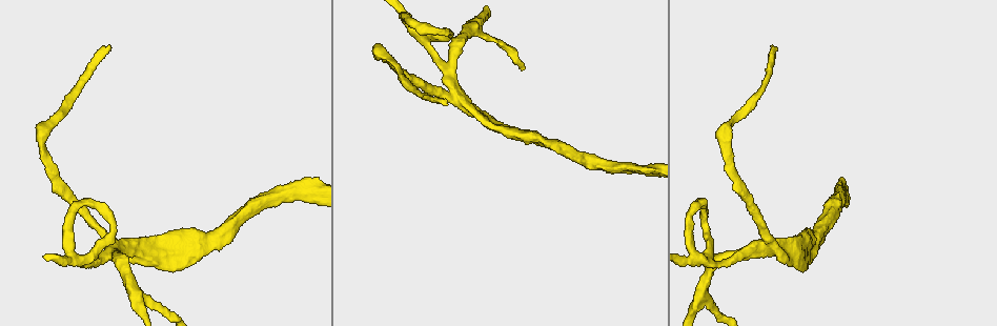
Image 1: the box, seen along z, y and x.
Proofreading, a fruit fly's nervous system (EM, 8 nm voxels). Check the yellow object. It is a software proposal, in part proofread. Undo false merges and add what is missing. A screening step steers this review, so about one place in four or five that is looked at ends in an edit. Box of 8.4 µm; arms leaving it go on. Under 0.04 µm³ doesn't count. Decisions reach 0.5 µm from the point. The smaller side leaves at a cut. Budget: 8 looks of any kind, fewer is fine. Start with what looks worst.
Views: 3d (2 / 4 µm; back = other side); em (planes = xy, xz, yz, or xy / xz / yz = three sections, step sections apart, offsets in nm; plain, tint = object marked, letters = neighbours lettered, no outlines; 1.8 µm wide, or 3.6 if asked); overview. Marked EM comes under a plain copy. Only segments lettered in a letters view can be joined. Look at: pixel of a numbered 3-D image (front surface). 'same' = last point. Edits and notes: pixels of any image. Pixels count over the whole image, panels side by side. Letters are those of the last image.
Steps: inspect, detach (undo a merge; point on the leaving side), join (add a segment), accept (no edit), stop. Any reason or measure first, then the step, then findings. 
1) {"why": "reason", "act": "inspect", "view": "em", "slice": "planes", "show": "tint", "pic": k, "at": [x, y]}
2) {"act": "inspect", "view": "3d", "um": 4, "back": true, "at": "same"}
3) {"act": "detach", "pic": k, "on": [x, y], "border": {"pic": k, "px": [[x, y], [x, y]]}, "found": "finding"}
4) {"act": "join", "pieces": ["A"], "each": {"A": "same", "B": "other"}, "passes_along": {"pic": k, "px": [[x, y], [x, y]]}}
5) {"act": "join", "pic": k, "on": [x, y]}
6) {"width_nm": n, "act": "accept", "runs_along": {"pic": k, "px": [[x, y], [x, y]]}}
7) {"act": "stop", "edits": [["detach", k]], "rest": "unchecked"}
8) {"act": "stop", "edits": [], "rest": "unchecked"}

{"act": "inspect", "view": "em", "slice": "yz", "step": 8, "show": "tint", "pic": 1, "at": [183, 241]}

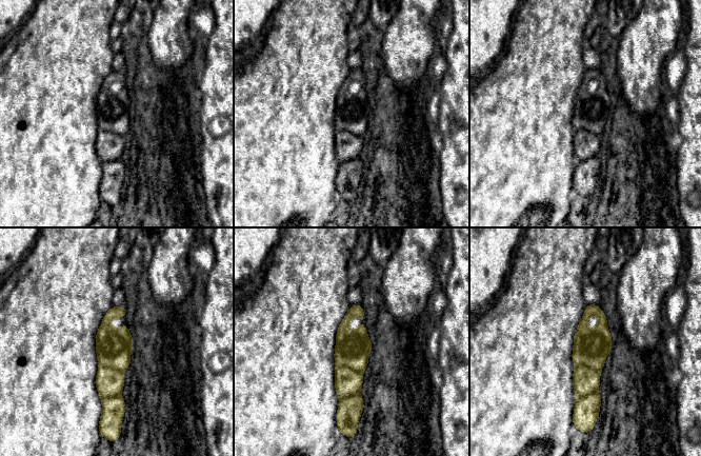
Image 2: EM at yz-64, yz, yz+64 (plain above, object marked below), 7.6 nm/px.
{"why": "another direction", "act": "inspect", "view": "em", "slice": "planes", "show": "tint", "at": "same"}

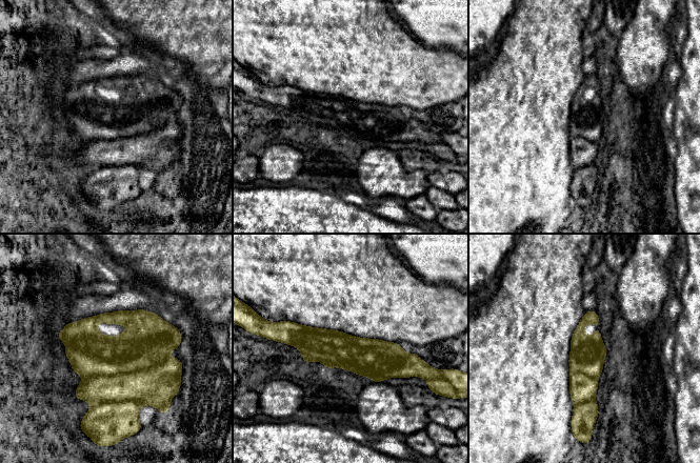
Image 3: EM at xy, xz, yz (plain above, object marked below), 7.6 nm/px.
{"act": "inspect", "view": "em", "slice": "planes", "show": "letters", "at": "same"}

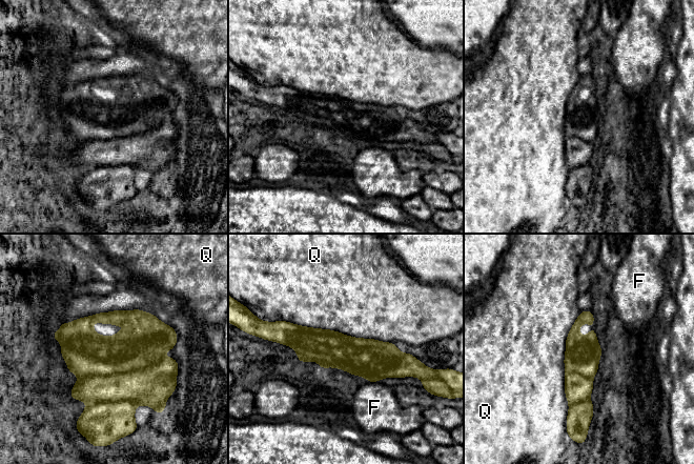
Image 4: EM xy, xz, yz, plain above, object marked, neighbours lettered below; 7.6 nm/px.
{"longest_contact_nm": ["Q", 900], "act": "accept", "each": {"F": "other", "Q": "other"}, "border": {"pic": 4, "px": [[280, 320], [393, 343]]}, "found": "continuous, no second cell"}

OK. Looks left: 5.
{"why": "three-way junction", "act": "inspect", "view": "em", "slice": "xz", "step": 8, "show": "letters", "pic": 1, "at": [773, 245]}

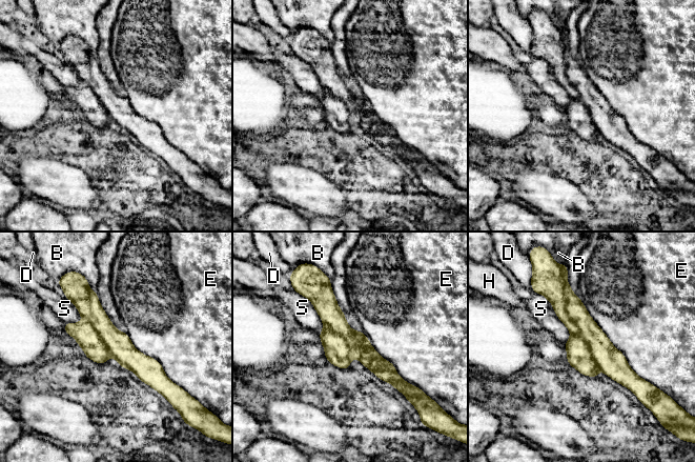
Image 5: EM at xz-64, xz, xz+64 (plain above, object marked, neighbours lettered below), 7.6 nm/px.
{"width_nm": 280, "act": "accept", "each": {"B": "other", "D": "other", "E": "other", "H": "other", "S": "other"}, "runs_along": {"pic": 5, "px": [[77, 300], [162, 389]]}, "found": "all the same cell"}

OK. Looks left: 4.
{"why": "free end", "act": "inspect", "view": "em", "slice": "xz", "step": 4, "show": "letters", "pic": 1, "at": [107, 45]}

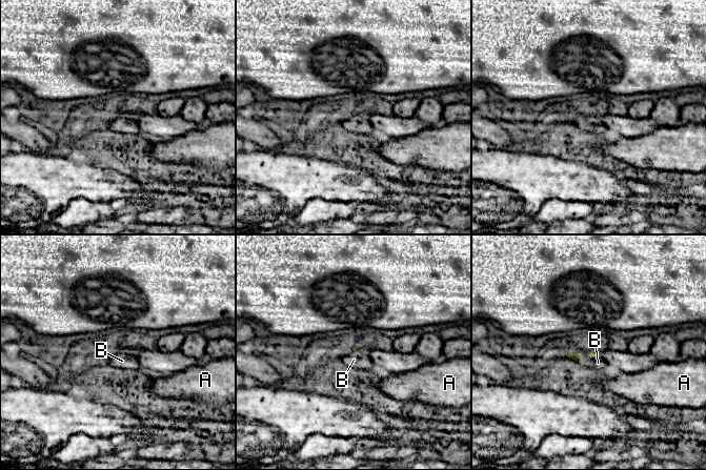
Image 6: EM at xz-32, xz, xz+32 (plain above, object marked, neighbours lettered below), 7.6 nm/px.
{"why": "cut it another way", "act": "inspect", "view": "em", "slice": "planes", "show": "letters", "at": "same"}

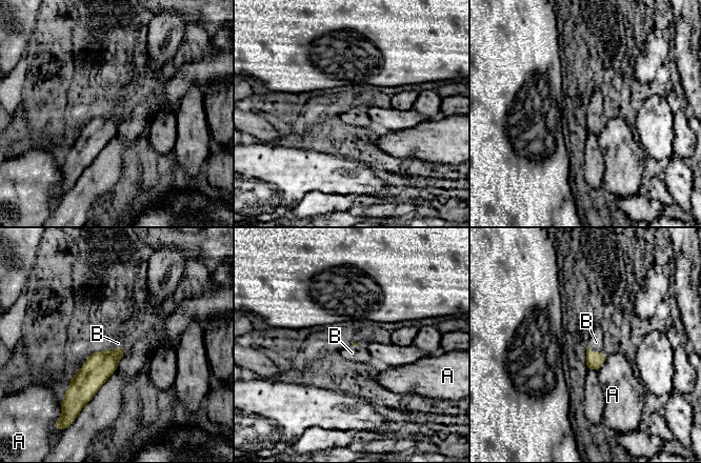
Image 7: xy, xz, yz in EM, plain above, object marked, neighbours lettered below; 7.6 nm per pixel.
{"longest_contact_nm": ["A", 600], "act": "join", "pieces": ["B"], "each": {"A": "other", "B": "same"}, "passes_along": {"pic": 7, "px": [[594, 360], [594, 351], [596, 342]]}, "found": "it goes on there"}

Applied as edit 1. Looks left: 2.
{"act": "stop", "edits": [["join", 7]], "rest": "unchecked"}

